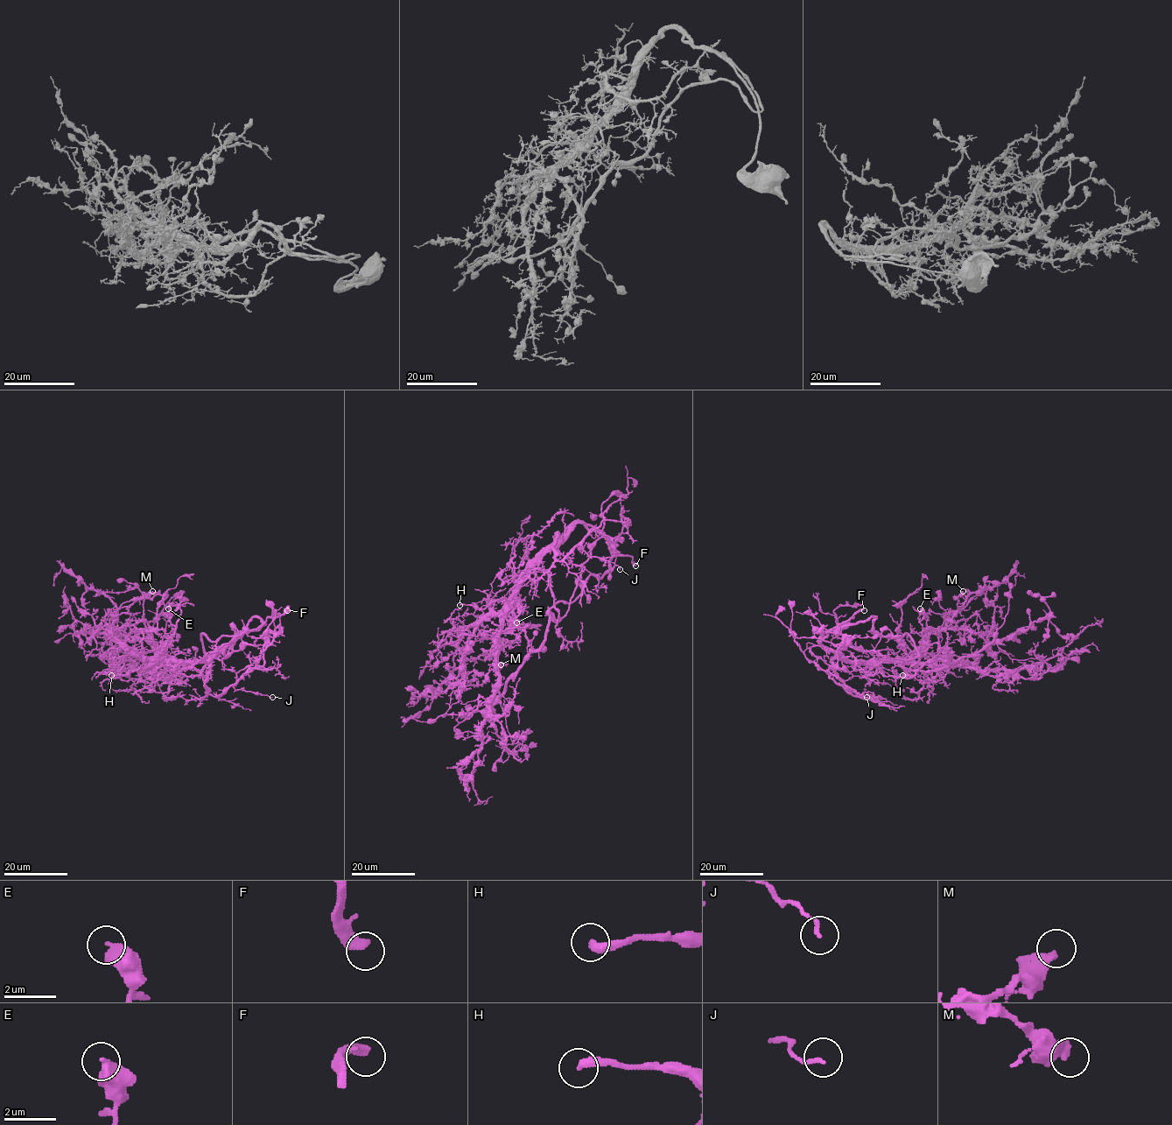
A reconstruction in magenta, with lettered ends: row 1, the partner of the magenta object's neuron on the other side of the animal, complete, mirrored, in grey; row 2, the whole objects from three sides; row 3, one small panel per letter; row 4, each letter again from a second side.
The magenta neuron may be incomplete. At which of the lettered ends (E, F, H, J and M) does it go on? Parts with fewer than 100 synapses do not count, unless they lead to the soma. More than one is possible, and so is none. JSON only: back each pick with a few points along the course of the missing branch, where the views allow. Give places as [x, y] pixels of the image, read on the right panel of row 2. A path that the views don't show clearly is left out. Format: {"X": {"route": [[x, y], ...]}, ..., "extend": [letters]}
{"F": {"route": [[864, 610], [872, 622], [872, 641], [864, 656], [863, 678], [904, 692], [908, 689], [910, 703]]}, "extend": ["F"]}

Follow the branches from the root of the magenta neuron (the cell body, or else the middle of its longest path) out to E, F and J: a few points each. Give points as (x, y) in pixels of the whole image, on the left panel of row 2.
E: (171, 656), (150, 643), (157, 659), (165, 657), (155, 678), (142, 671), (150, 670), (161, 650), (168, 608)
F: (171, 656), (200, 671), (210, 657), (225, 658), (233, 637), (253, 617), (263, 622), (261, 626), (287, 610)
J: (171, 656), (200, 671), (210, 657), (262, 645), (264, 664), (234, 688), (272, 697)

